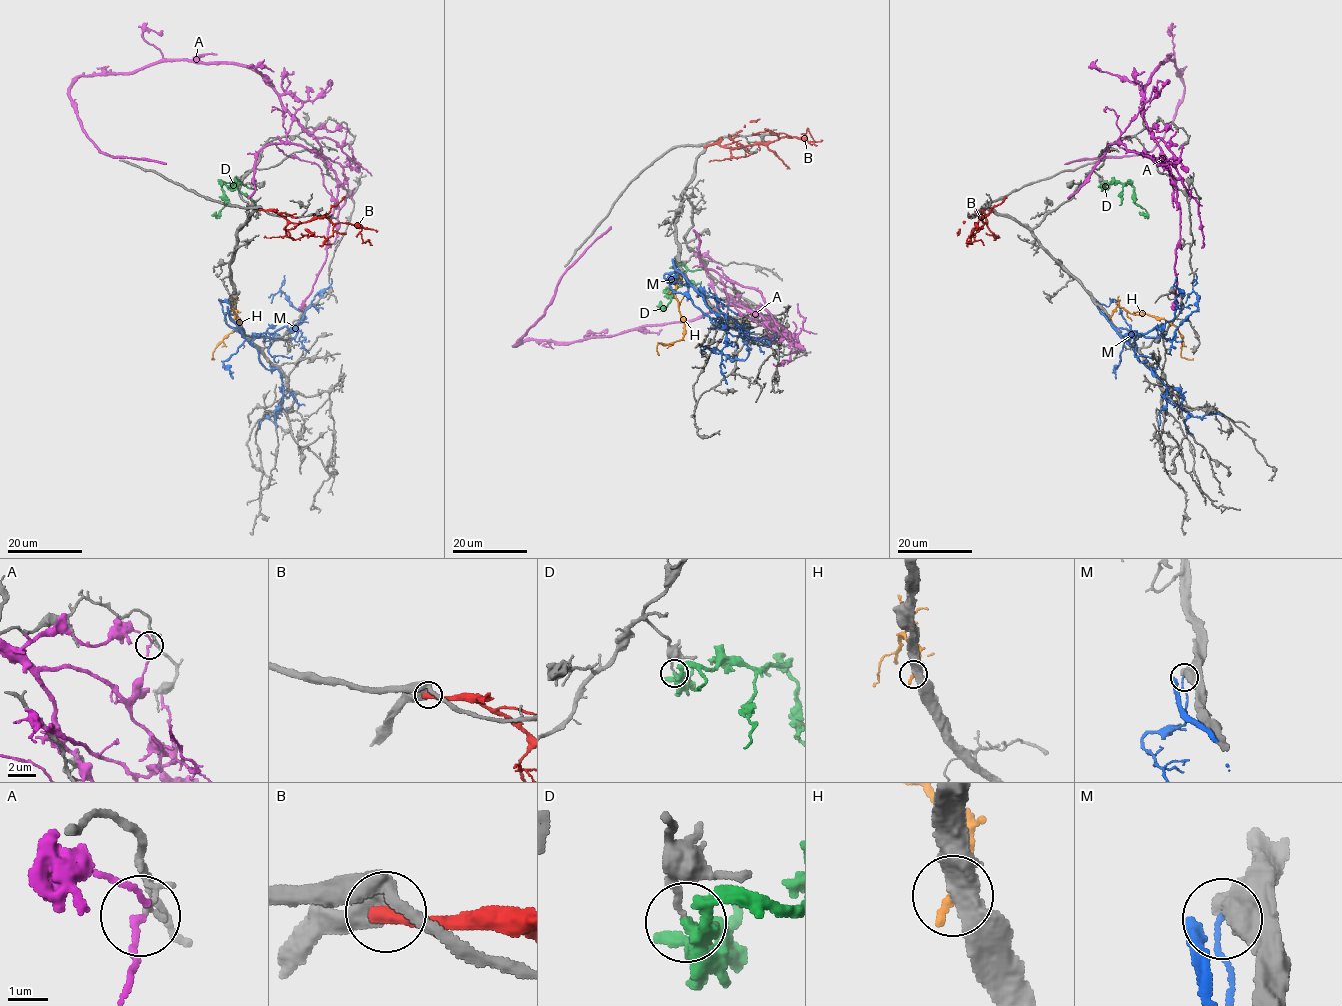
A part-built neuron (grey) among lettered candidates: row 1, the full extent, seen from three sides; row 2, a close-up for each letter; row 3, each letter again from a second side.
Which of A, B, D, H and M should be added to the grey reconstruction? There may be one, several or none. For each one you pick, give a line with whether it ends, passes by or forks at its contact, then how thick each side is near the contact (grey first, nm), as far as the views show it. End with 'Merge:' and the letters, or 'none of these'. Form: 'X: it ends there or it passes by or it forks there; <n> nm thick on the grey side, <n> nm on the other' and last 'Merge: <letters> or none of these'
Merge: none of these

